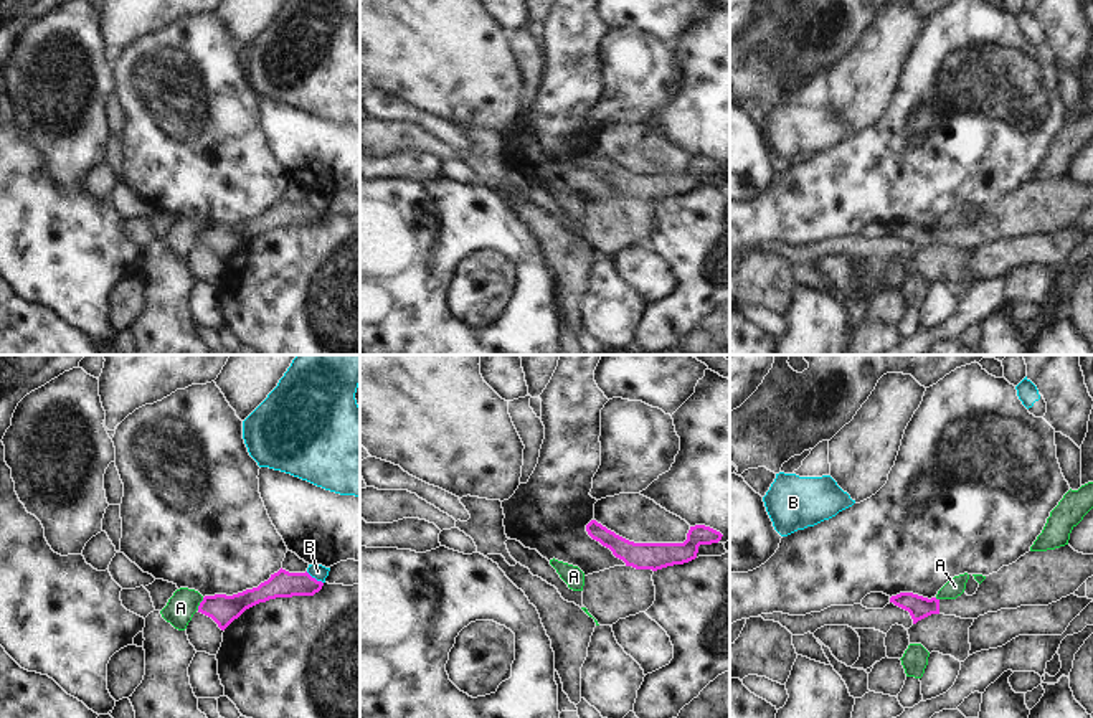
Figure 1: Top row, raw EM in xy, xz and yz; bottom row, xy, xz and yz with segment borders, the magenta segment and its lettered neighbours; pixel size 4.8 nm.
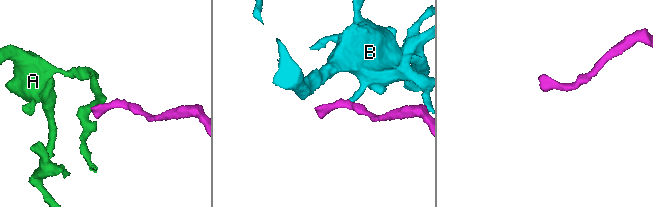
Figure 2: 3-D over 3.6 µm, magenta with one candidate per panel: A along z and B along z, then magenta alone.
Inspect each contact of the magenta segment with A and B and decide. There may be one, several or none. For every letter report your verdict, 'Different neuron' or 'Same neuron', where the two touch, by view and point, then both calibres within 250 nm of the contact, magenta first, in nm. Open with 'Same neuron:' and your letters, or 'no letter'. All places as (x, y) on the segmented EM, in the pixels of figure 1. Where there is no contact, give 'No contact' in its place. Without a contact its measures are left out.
Same neuron: no letter
A: Different neuron. Touches magenta at xy (200, 604). Thickness 150 nm (magenta) against 140 nm
B: Different neuron. Touches magenta at xy (314, 578). Thickness 130 nm (magenta) against 70 nm.

